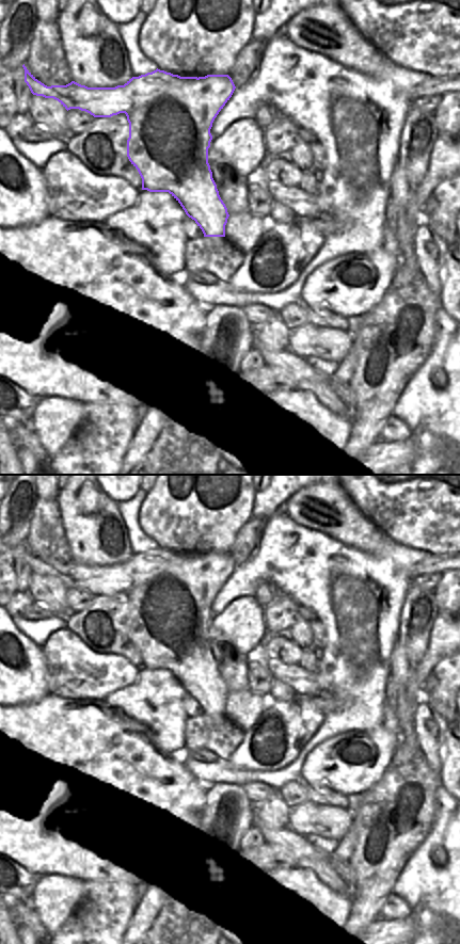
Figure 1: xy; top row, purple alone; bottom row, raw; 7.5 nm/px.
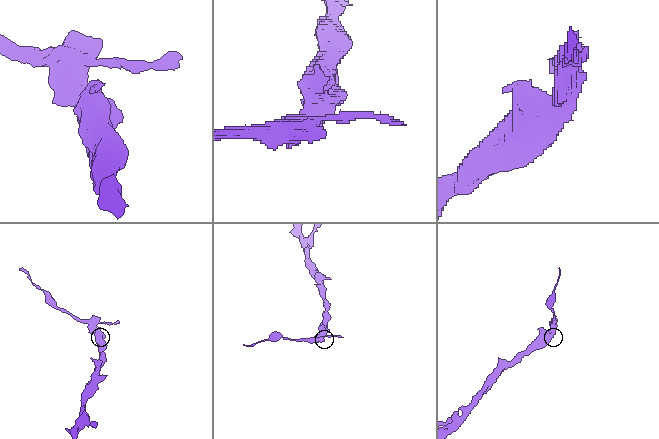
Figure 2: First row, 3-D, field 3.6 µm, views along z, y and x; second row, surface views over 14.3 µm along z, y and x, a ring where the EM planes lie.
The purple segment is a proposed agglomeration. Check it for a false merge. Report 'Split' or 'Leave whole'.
Split

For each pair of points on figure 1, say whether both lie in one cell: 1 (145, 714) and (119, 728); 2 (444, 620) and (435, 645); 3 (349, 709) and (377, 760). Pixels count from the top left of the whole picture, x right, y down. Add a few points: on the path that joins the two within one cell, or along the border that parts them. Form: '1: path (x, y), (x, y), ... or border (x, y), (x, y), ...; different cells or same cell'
1: border (111, 707), (155, 733); different cells
2: path (444, 626), (444, 637), (442, 639); same cell
3: border (380, 724), (370, 729), (352, 729), (335, 735); different cells

